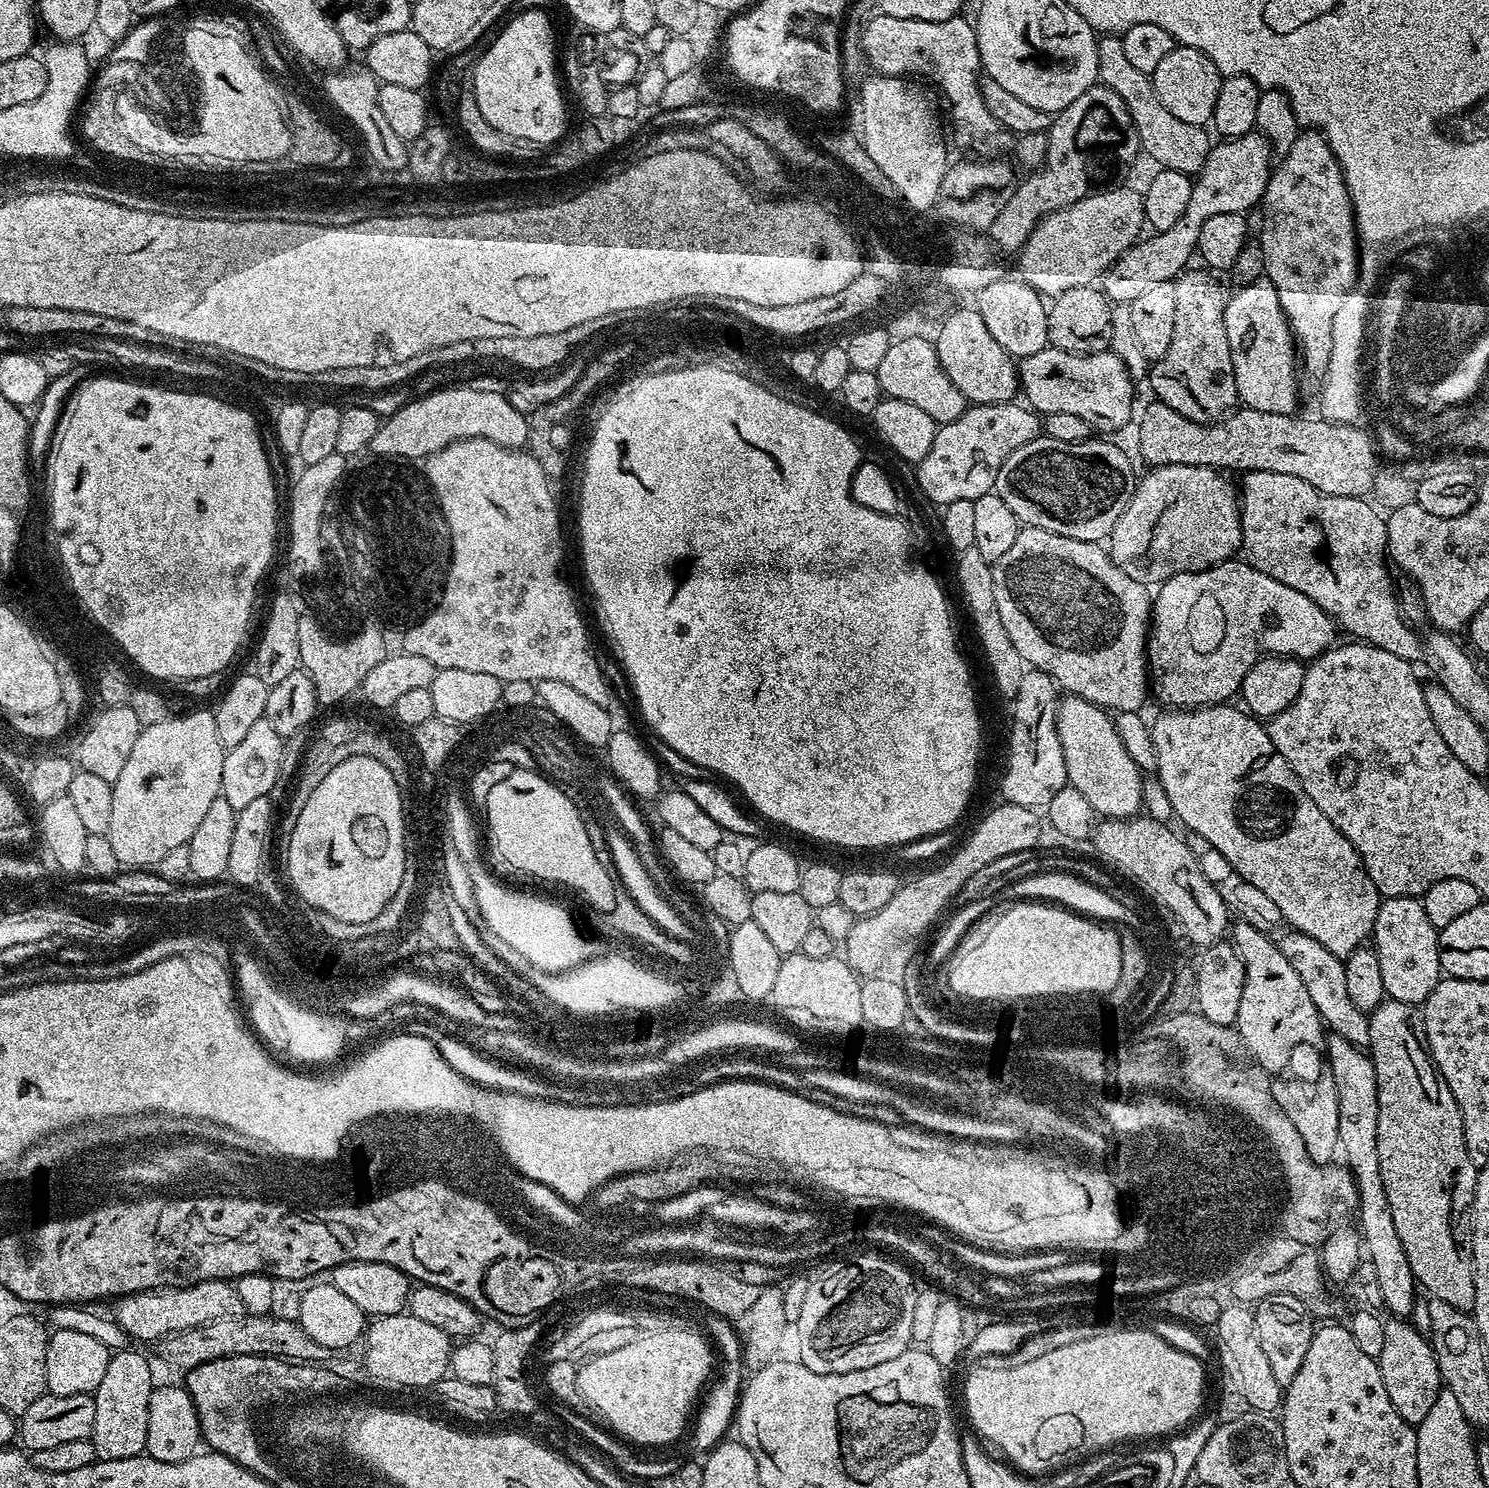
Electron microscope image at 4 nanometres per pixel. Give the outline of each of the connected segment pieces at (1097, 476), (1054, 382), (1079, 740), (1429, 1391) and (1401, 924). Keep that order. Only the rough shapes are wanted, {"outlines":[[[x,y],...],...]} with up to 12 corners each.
{"outlines":[[[1041,434],[995,491],[1021,525],[1103,541],[1138,479],[1108,440]],[[1051,346],[1018,364],[1037,413],[1100,434],[1132,416],[1134,381],[1111,350]],[[1065,695],[1069,785],[1104,818],[1137,815],[1142,773],[1099,704]],[[1384,1320],[1382,1386],[1410,1425],[1442,1381],[1431,1339]],[[1415,896],[1380,901],[1372,927],[1389,1000],[1423,1005],[1440,937]]]}

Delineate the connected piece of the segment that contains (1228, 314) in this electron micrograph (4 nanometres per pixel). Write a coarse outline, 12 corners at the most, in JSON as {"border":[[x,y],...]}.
{"border":[[1274,282],[1224,321],[1239,403],[1291,416],[1298,345]]}

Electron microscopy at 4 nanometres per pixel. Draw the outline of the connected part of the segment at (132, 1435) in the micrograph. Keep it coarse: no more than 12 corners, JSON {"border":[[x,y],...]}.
{"border":[[109,1355],[94,1399],[97,1460],[146,1449],[152,1368]]}

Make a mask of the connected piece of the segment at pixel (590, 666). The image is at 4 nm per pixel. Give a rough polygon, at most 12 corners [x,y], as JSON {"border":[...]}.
{"border":[[528,450],[427,459],[455,533],[403,651],[611,705]]}

